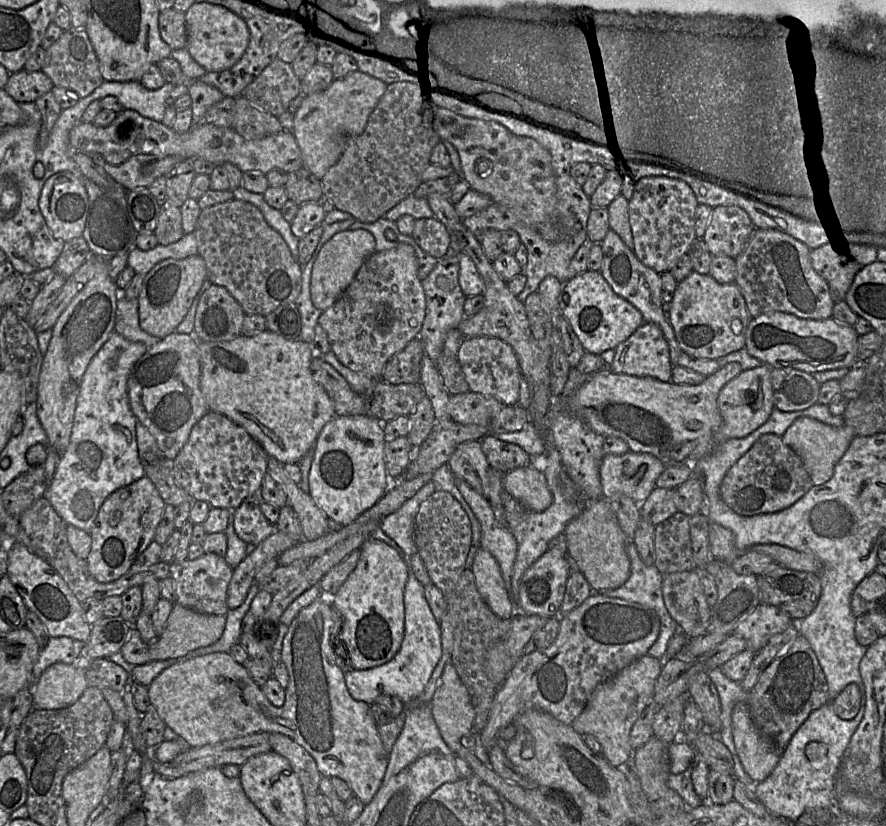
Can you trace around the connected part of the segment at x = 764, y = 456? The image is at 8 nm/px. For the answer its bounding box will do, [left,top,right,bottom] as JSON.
[720,434,812,515]

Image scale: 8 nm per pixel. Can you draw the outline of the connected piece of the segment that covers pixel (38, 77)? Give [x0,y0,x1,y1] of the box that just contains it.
[3,69,53,103]

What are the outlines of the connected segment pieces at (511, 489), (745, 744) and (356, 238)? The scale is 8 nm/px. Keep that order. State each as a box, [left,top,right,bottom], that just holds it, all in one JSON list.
[[503,464,553,512],[731,703,782,785],[310,230,375,312]]

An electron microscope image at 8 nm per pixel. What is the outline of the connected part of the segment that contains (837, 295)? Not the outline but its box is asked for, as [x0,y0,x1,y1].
[810,245,865,303]

